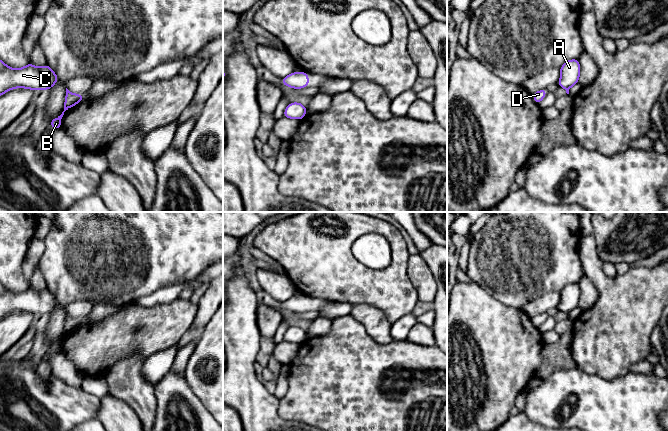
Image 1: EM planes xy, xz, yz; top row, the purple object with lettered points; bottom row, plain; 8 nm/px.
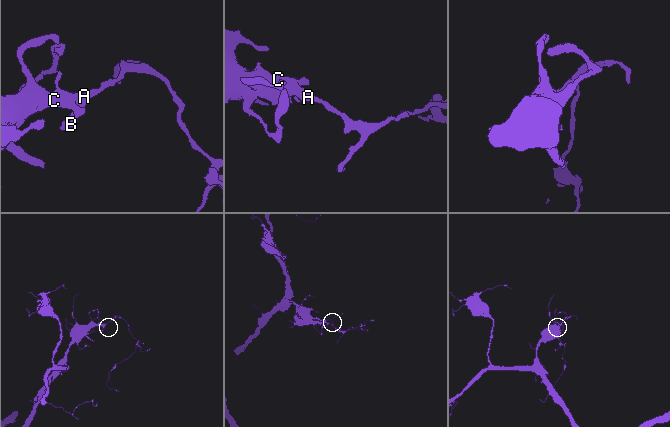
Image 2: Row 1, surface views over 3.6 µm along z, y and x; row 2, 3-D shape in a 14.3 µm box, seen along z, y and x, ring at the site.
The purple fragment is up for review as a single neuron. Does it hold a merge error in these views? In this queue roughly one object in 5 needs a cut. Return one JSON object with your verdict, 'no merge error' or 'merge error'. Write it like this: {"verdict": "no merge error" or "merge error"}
{"verdict": "no merge error"}

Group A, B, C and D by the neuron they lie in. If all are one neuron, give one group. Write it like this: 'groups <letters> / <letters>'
groups A B C D

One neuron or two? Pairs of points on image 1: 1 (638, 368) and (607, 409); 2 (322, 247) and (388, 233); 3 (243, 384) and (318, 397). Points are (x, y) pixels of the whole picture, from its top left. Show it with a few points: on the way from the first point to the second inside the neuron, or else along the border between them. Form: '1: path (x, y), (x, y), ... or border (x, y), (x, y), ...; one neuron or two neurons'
1: border (630, 371), (652, 374); two neurons
2: path (338, 239), (344, 238), (355, 227), (372, 227); one neuron
3: border (279, 399), (278, 414), (288, 420); two neurons

